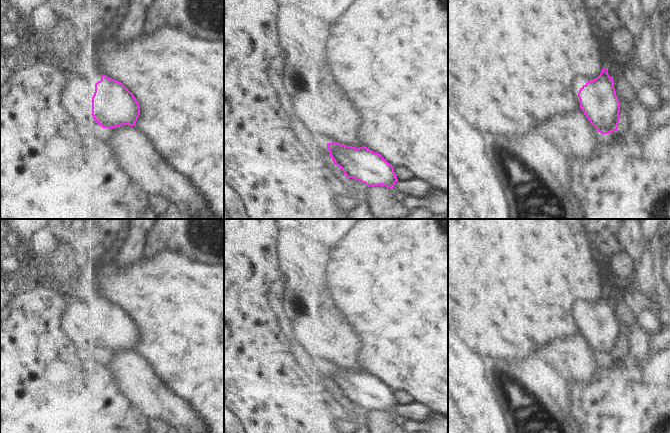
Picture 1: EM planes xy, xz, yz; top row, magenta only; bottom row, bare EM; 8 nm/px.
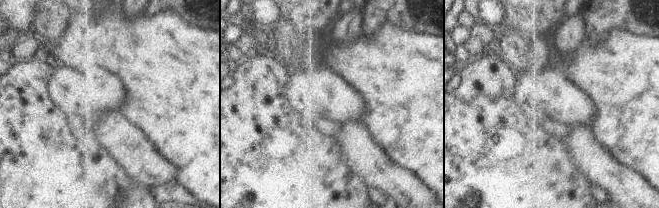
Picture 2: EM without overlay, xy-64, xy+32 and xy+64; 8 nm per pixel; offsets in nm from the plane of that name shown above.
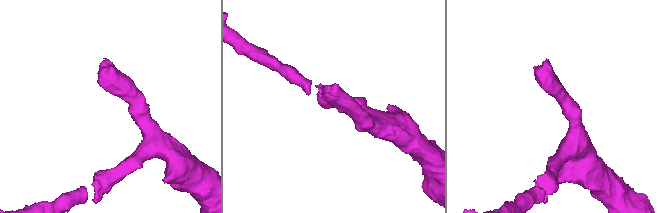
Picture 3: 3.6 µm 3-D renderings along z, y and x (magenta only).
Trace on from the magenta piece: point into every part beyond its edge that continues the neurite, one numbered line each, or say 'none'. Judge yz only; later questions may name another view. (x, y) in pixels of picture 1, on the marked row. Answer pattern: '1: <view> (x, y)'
none

